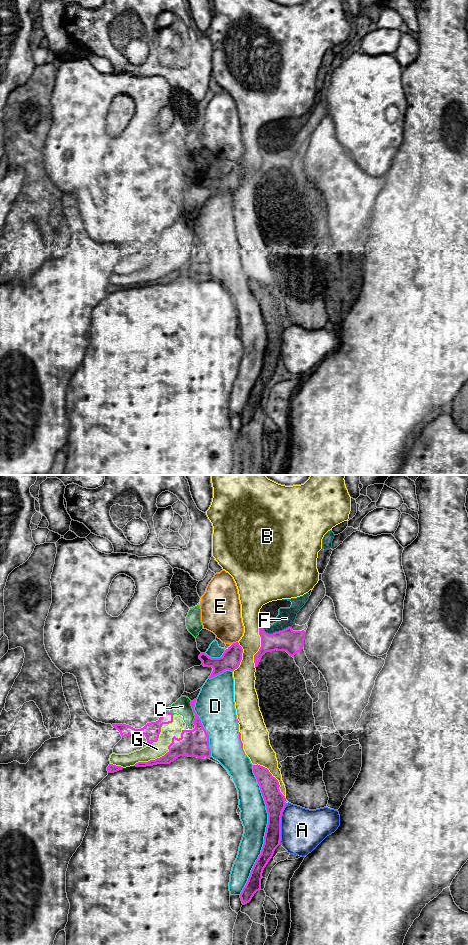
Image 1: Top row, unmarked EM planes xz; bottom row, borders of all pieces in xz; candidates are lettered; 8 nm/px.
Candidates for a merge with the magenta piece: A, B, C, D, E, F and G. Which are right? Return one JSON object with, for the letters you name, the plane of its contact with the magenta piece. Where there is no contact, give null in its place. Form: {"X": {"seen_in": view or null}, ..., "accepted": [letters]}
{"accepted": []}

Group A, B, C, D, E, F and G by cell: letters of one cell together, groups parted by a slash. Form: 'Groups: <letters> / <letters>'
Groups: A / B / C G / D / E / F

